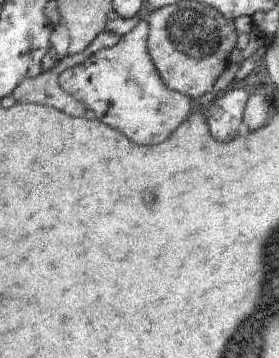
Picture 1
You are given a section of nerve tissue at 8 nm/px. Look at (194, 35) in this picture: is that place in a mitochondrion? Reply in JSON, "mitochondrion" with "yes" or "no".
{"mitochondrion":"yes"}

